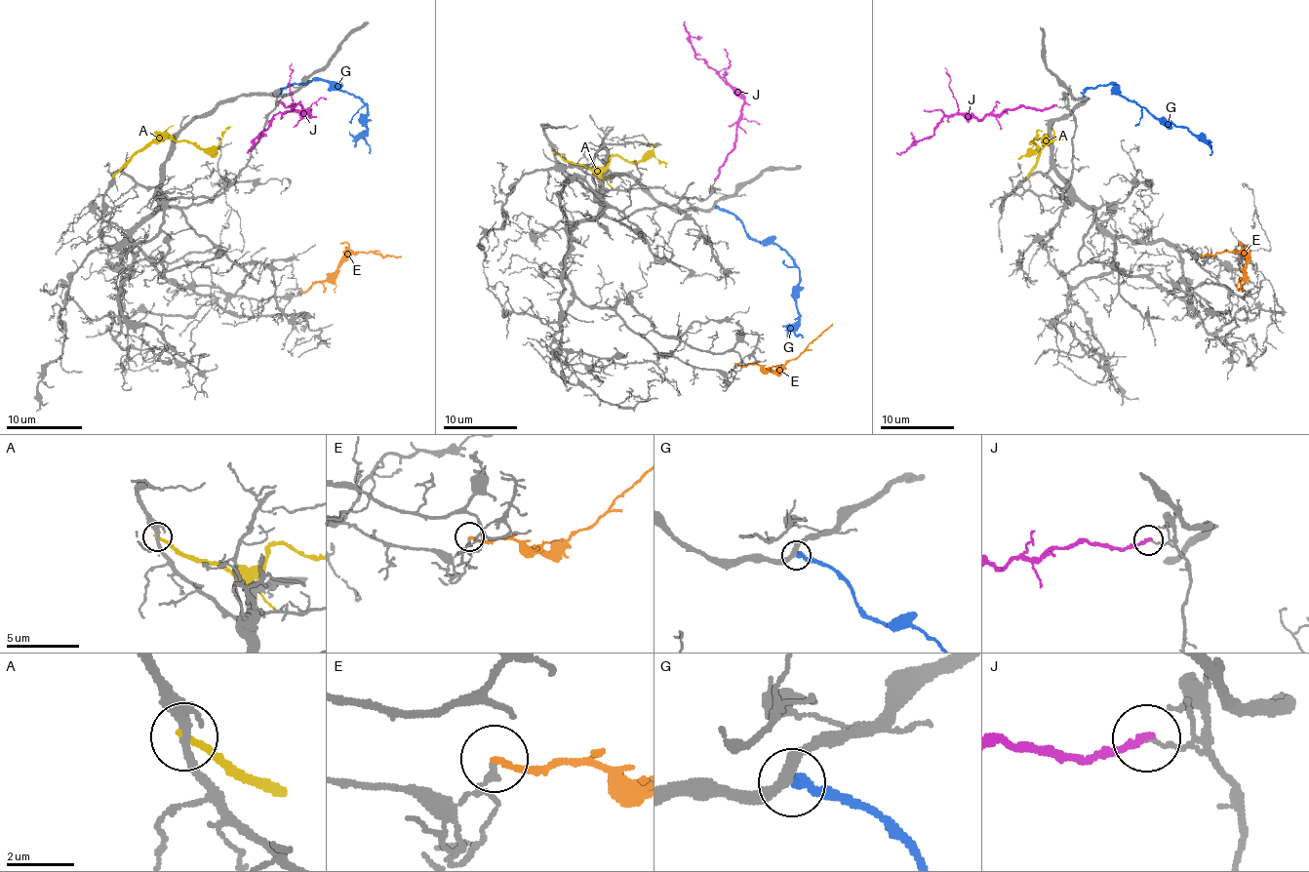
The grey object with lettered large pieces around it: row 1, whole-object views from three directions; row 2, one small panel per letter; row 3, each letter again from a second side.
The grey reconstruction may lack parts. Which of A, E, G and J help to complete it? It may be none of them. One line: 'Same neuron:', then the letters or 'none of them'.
Same neuron: none of them

